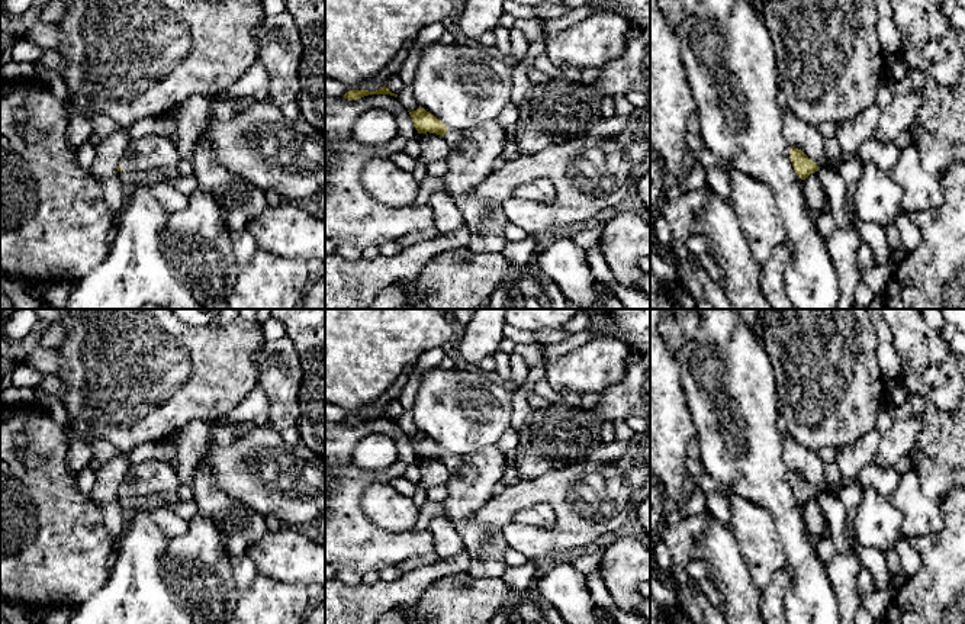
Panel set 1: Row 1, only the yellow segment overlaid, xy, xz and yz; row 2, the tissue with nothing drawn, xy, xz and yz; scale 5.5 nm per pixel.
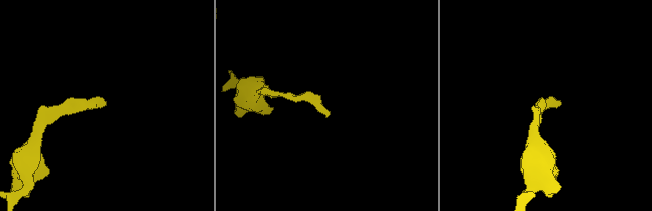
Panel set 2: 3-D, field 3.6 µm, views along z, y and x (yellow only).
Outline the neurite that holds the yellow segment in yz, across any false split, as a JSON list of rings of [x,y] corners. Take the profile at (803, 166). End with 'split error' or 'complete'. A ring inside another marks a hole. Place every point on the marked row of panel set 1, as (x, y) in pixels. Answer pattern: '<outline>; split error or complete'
[[[794,147],[789,151],[789,157],[791,157],[792,167],[801,180],[805,180],[811,173],[816,173],[820,168],[830,167],[830,160],[827,158],[827,155],[824,157],[823,163],[817,165],[811,158],[808,158],[802,152],[802,149]]]; split error

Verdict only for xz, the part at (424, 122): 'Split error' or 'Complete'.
Split error

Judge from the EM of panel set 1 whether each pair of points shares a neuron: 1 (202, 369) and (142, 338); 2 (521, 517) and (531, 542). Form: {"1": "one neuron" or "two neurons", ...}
{"1": "one neuron", "2": "two neurons"}

